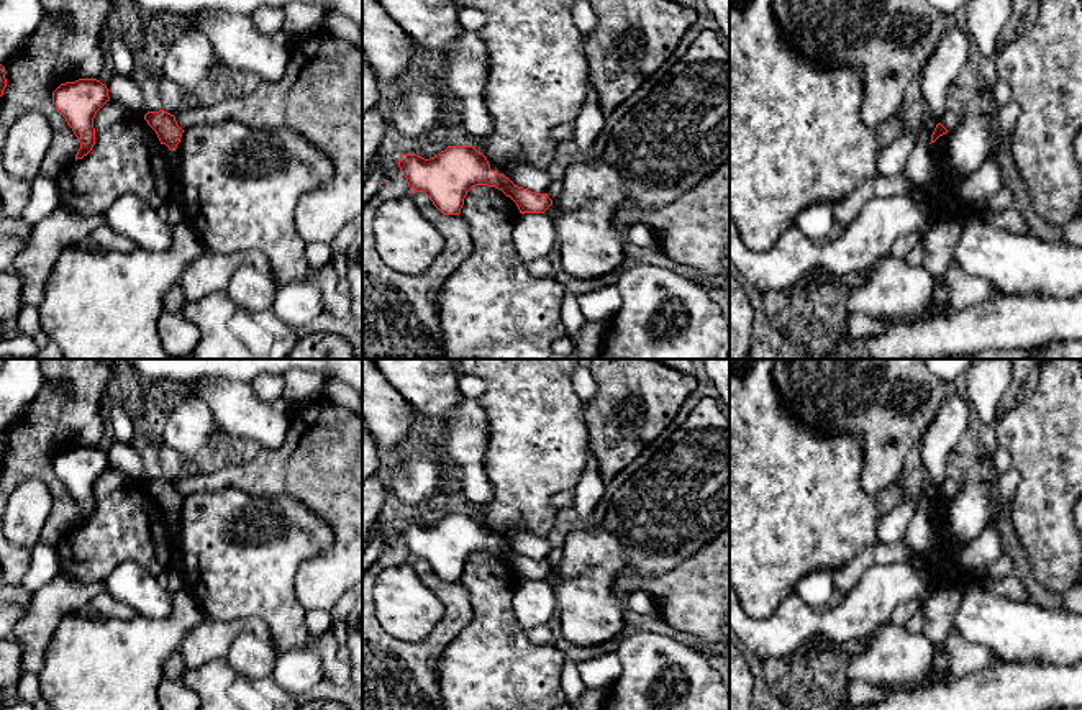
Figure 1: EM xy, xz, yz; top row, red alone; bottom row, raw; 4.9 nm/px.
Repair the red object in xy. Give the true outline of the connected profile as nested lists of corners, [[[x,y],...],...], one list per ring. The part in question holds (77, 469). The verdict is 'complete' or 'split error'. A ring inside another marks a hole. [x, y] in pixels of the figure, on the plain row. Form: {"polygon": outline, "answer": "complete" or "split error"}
{"polygon": [[[97,446],[66,449],[52,459],[52,471],[80,510],[75,528],[92,518],[95,512],[93,485],[108,467],[107,453]]], "answer": "complete"}

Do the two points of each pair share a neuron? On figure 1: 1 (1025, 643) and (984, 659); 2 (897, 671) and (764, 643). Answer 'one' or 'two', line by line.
1: two
2: two

